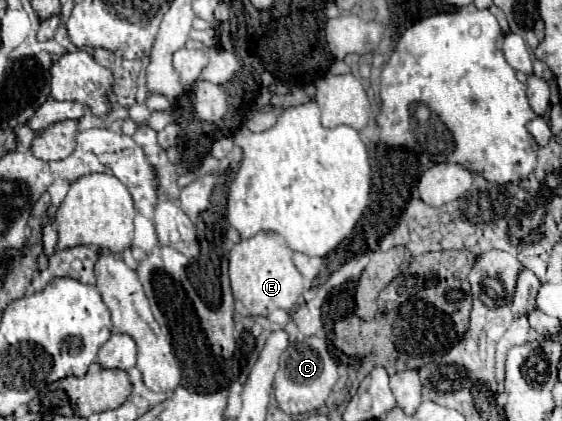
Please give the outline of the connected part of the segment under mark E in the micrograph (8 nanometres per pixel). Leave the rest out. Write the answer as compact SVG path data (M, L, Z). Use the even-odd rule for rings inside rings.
M260 231L250 239L238 241L230 251L230 281L234 299L240 301L252 317L266 317L274 309L290 309L302 295L304 279L292 263L292 251L278 233Z

